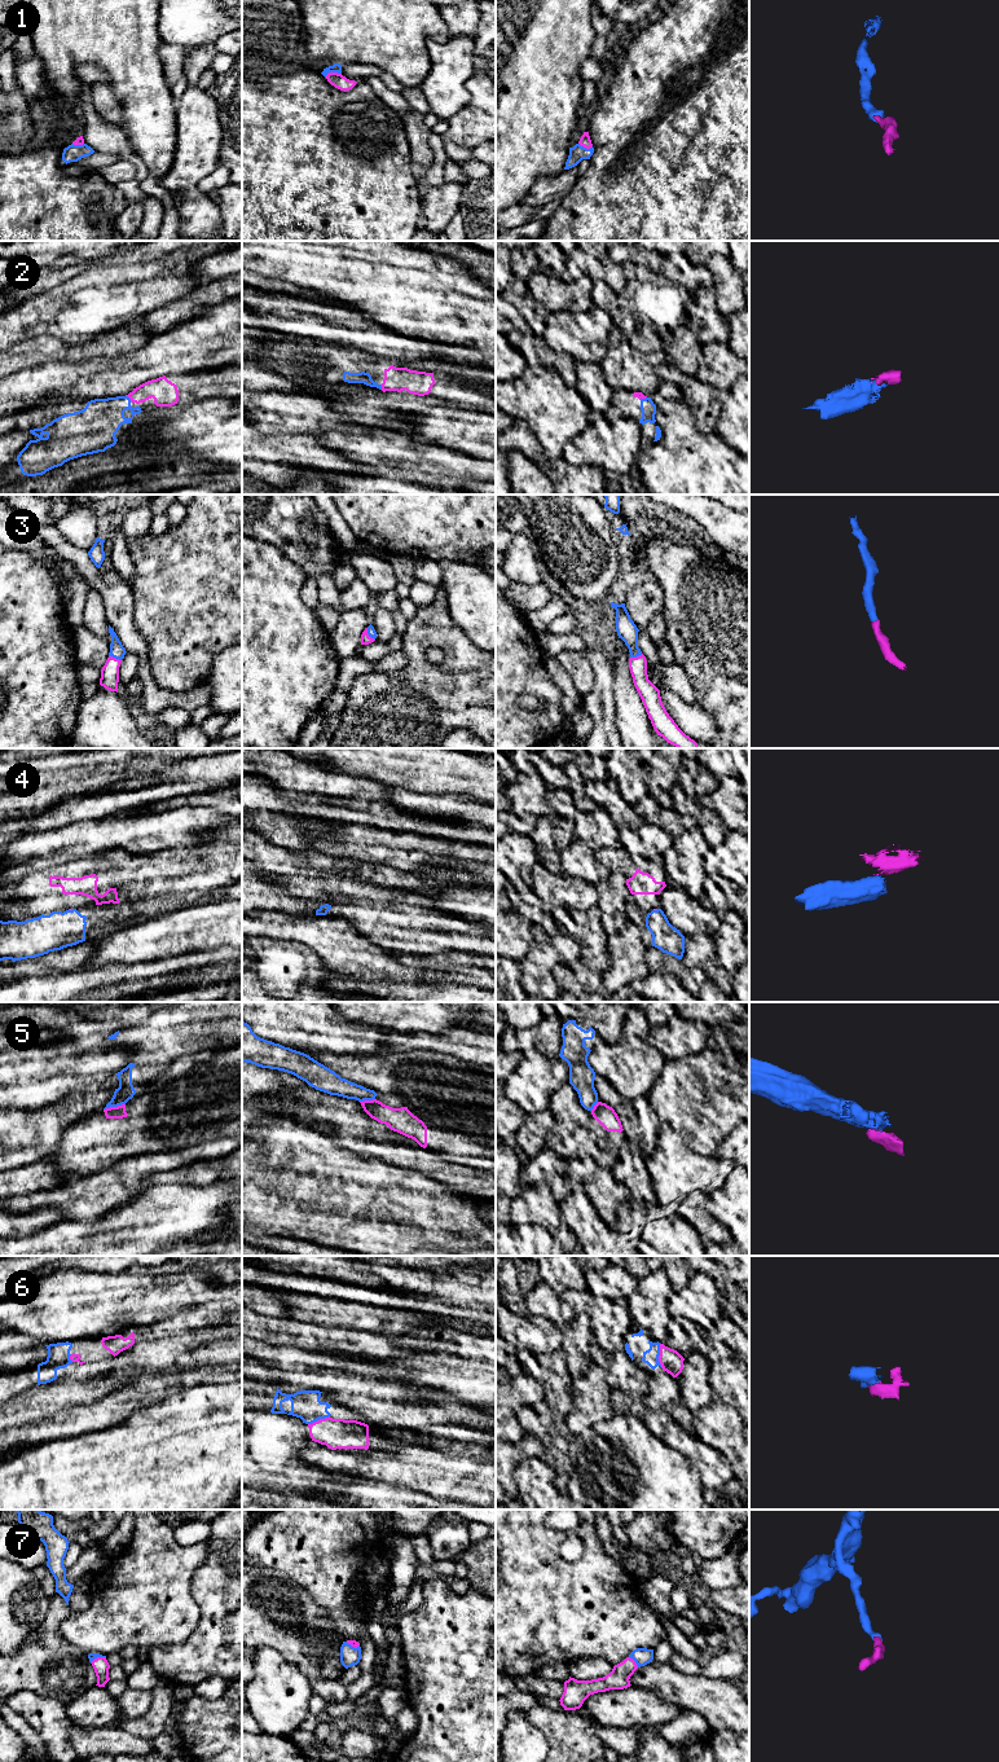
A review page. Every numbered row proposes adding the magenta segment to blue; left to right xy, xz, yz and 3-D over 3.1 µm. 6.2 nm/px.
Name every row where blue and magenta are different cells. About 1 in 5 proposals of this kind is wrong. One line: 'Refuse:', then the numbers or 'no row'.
Refuse: 4, 5

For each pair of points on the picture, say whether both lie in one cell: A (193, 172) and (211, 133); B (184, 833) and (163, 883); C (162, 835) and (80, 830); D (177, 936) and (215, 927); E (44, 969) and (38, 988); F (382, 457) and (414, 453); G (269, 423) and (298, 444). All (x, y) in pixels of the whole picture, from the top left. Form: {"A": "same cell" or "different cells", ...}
{"A": "same cell", "B": "different cells", "C": "same cell", "D": "same cell", "E": "different cells", "F": "same cell", "G": "different cells"}

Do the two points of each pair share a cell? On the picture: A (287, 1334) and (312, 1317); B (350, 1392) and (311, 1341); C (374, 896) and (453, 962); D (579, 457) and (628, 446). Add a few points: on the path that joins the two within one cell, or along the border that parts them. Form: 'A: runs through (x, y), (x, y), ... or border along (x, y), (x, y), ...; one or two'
A: border along (289, 1317), (296, 1321), (337, 1327); two
B: border along (289, 1345), (328, 1352); two
C: border along (448, 950), (466, 950), (478, 954); two
D: runs through (590, 452), (616, 452); one

